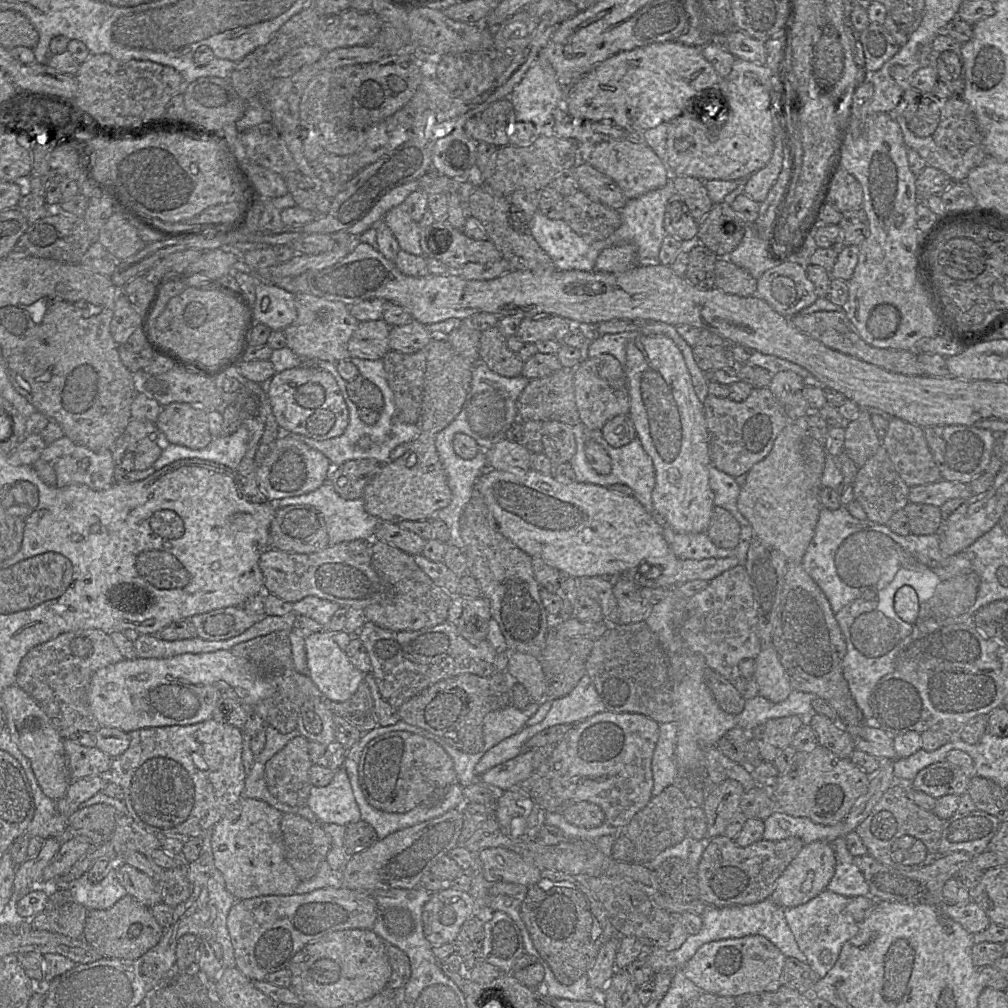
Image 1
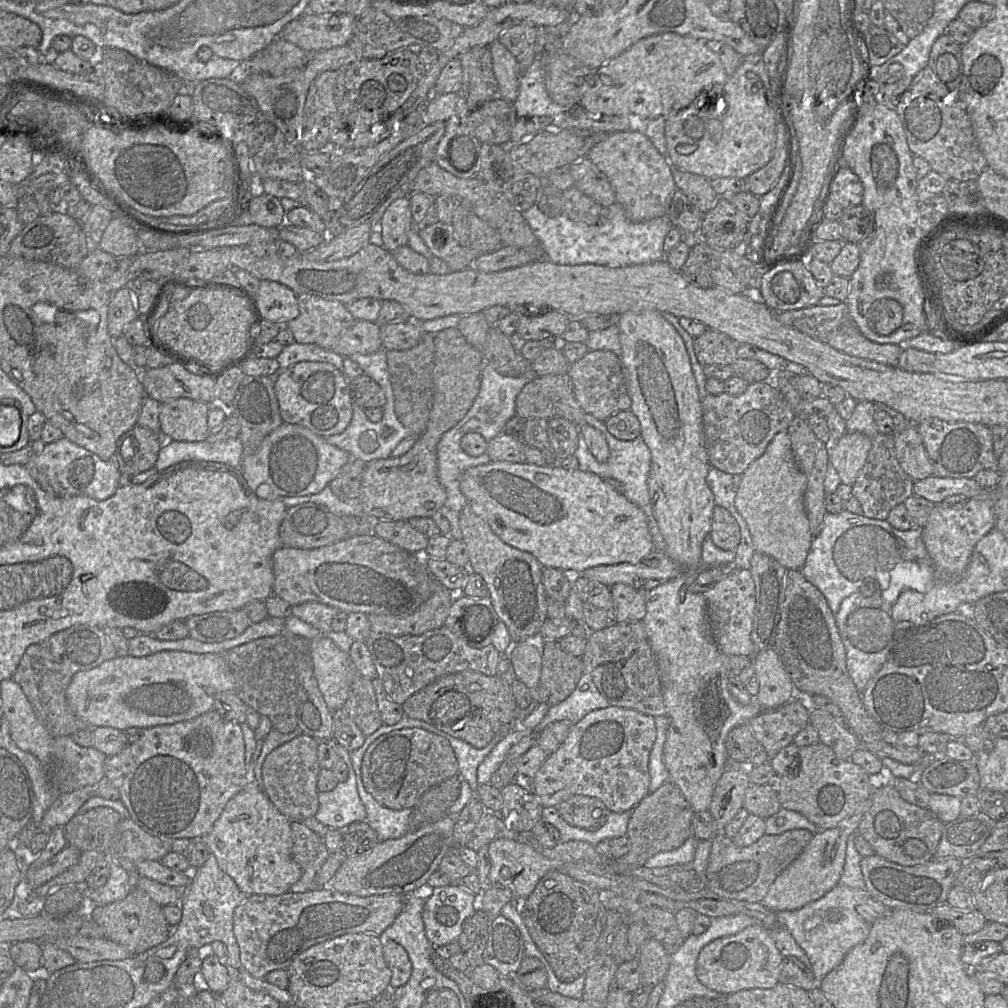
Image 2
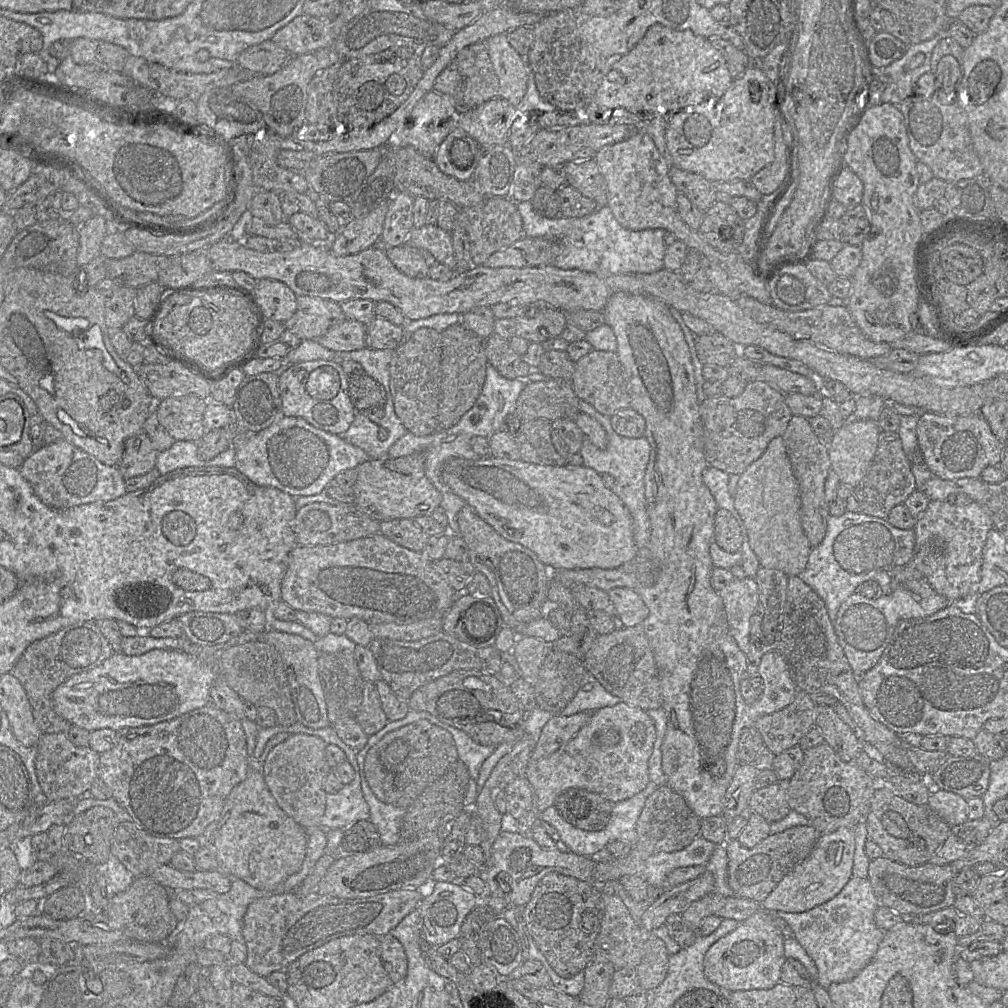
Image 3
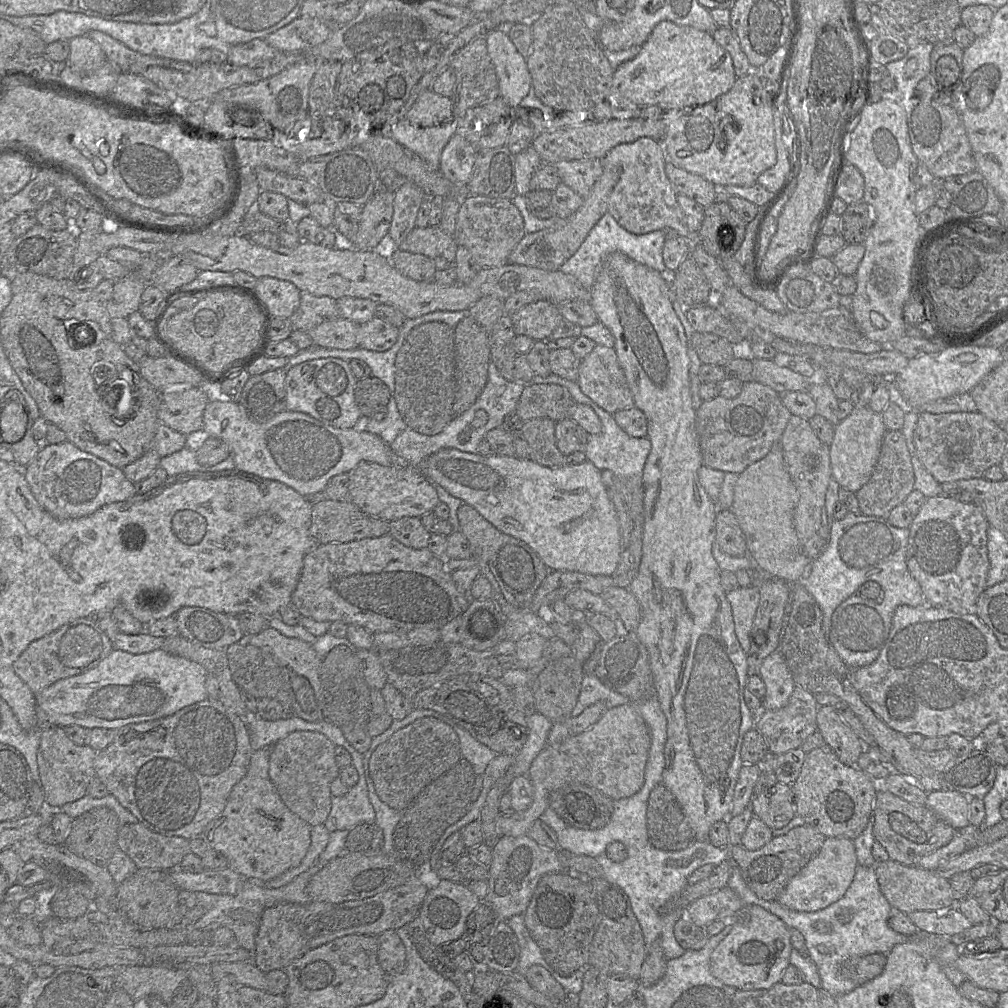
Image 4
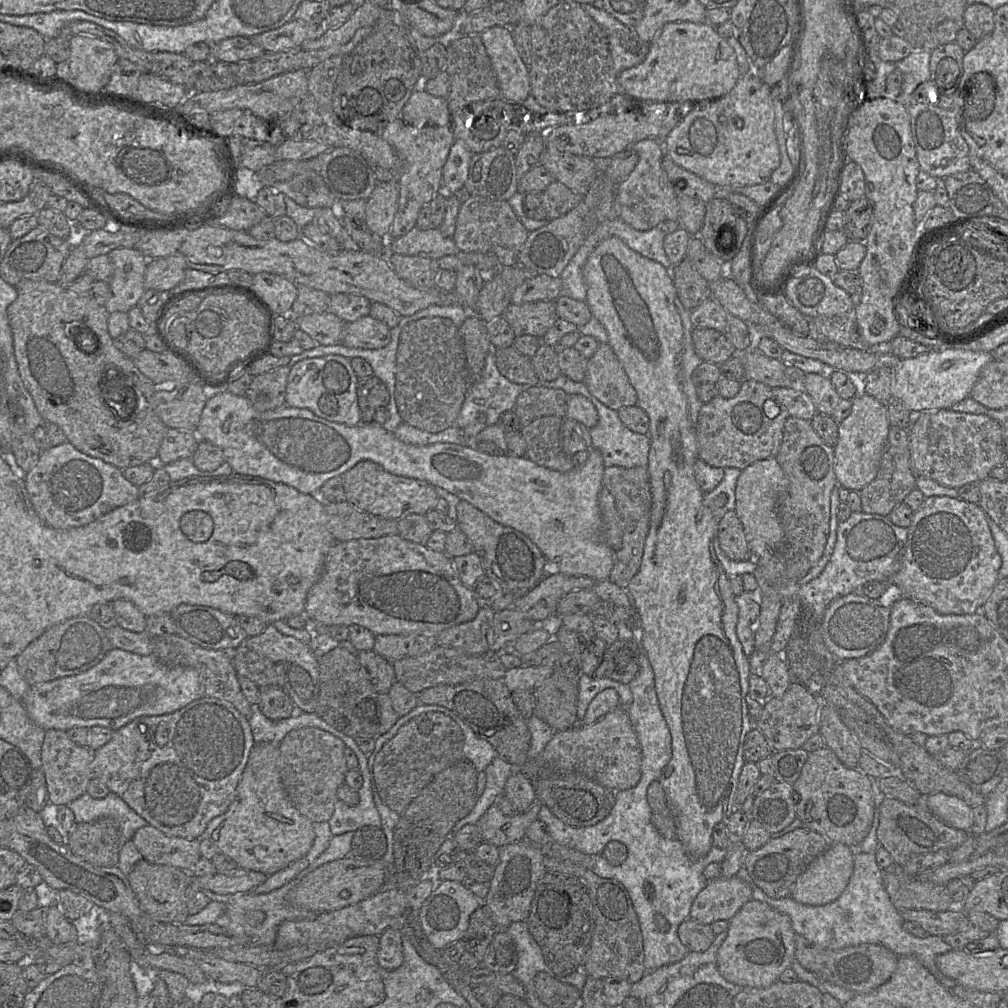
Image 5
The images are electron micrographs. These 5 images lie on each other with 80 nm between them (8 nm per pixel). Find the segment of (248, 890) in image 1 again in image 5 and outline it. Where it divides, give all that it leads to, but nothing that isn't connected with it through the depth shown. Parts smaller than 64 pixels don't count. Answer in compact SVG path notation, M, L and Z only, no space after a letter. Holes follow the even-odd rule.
M255 743L236 788L236 795L225 813L212 819L203 838L232 858L239 868L267 876L304 857L315 839L313 823L299 813L288 797L278 768L279 745Z

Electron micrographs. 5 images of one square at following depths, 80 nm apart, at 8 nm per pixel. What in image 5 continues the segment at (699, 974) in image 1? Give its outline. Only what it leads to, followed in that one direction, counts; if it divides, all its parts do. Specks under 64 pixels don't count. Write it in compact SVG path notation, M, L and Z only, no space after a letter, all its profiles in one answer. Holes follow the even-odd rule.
M752 899L729 921L727 936L717 951L717 969L726 981L743 988L769 987L795 961L795 936L789 916Z

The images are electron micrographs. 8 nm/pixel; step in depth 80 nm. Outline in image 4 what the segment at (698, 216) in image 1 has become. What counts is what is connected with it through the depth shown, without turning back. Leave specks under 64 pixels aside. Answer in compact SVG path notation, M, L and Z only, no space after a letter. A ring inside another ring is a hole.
M672 162L665 163L665 172L677 193L688 196L704 208L715 202L718 187L712 182L678 168Z

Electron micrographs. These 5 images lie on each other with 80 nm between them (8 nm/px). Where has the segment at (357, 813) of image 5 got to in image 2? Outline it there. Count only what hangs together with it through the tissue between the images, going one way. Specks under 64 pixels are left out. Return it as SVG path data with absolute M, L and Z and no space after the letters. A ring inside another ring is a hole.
M353 768L348 777L328 792L318 794L319 808L315 818L329 829L344 830L350 824L366 820L366 809L359 797Z

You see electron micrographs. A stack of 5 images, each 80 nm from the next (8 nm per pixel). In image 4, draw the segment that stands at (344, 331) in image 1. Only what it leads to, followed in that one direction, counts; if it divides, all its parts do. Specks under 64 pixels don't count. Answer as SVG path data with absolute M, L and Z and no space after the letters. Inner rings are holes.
M301 292L300 303L289 317L292 330L308 332L321 323L339 317L336 300Z

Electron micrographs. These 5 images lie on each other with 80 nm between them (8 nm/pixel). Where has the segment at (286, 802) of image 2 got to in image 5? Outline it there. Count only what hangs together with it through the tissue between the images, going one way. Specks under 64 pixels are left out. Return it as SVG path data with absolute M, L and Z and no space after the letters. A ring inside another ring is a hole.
M316 727L291 730L279 744L278 768L289 799L312 823L328 822L337 802L337 790L345 783L348 772L345 743L329 732Z

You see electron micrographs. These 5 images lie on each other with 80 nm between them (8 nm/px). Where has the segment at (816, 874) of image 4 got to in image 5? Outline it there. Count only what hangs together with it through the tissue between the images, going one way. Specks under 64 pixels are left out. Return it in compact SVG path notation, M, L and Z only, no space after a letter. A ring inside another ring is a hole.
M831 843L796 880L791 897L811 906L835 901L849 883L855 854L856 850L845 844Z

